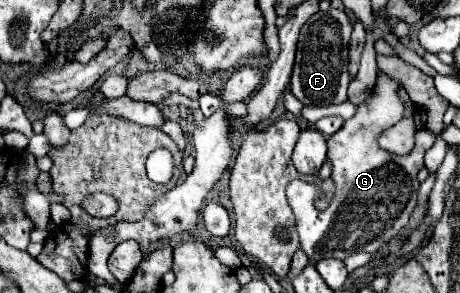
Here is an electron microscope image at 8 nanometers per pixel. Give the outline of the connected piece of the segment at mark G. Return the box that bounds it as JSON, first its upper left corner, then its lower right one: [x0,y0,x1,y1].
[286,72,436,264]

